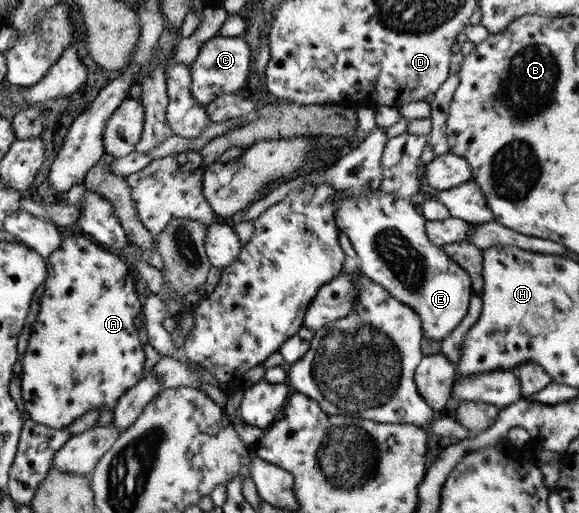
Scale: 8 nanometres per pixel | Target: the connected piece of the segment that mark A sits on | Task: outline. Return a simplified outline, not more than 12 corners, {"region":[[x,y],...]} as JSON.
{"region":[[88,236],[49,257],[21,360],[49,428],[143,379],[135,270]]}

